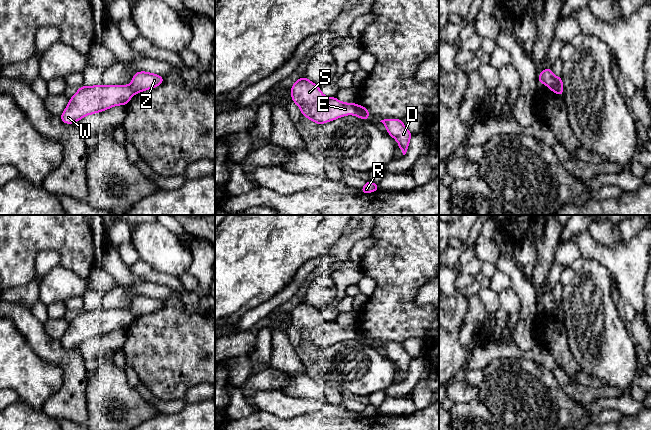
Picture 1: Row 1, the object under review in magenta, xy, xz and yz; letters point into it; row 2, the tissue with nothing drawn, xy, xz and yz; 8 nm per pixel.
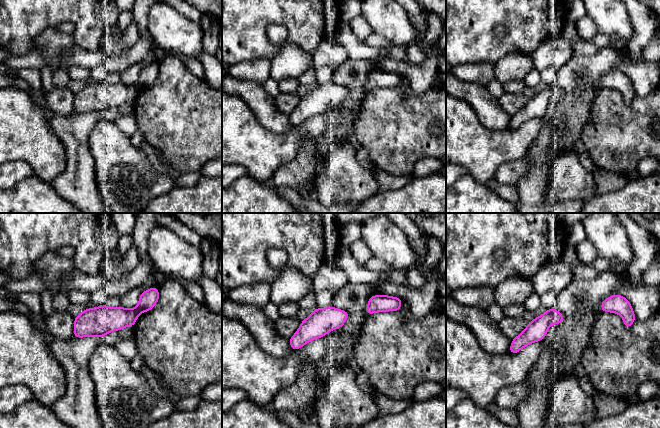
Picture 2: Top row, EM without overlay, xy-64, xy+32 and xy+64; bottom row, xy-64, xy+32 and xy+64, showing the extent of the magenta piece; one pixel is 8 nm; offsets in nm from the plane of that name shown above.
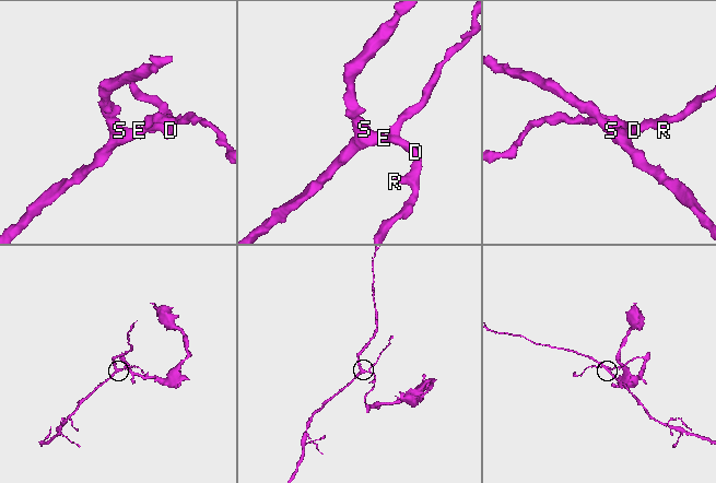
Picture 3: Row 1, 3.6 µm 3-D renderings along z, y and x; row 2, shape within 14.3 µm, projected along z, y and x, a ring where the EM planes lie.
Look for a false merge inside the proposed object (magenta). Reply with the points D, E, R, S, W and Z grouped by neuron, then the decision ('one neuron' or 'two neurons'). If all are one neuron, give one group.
D R Z / E S W | two neurons

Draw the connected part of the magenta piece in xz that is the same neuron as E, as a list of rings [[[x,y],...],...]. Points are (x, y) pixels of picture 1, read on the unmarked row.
[[[304,300],[296,304],[292,309],[291,323],[299,330],[305,342],[314,345],[318,349],[341,342],[345,339],[356,339],[356,327],[344,327],[339,325],[336,321],[324,320],[320,311]]]

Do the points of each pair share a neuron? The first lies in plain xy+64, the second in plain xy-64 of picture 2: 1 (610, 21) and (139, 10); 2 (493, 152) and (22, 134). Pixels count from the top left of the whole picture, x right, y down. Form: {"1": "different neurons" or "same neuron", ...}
{"1": "different neurons", "2": "same neuron"}

